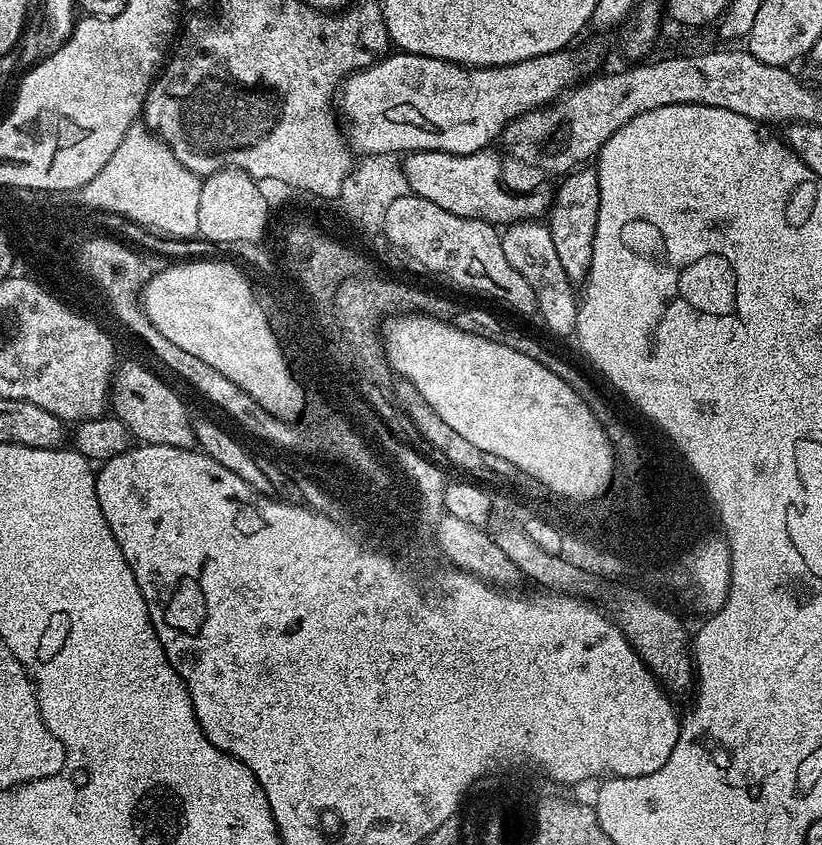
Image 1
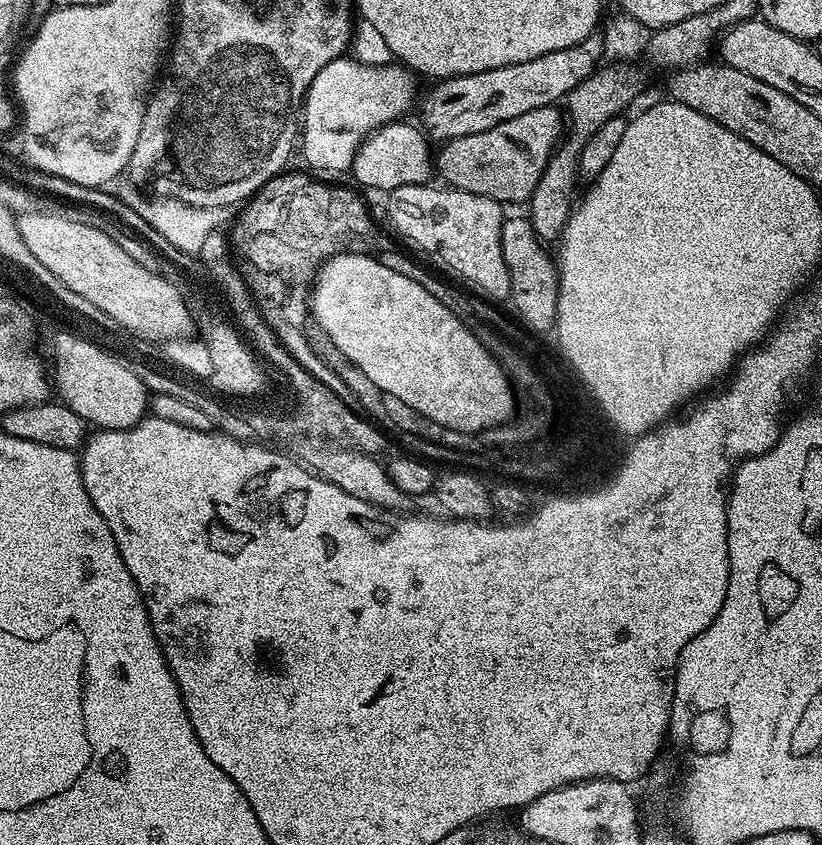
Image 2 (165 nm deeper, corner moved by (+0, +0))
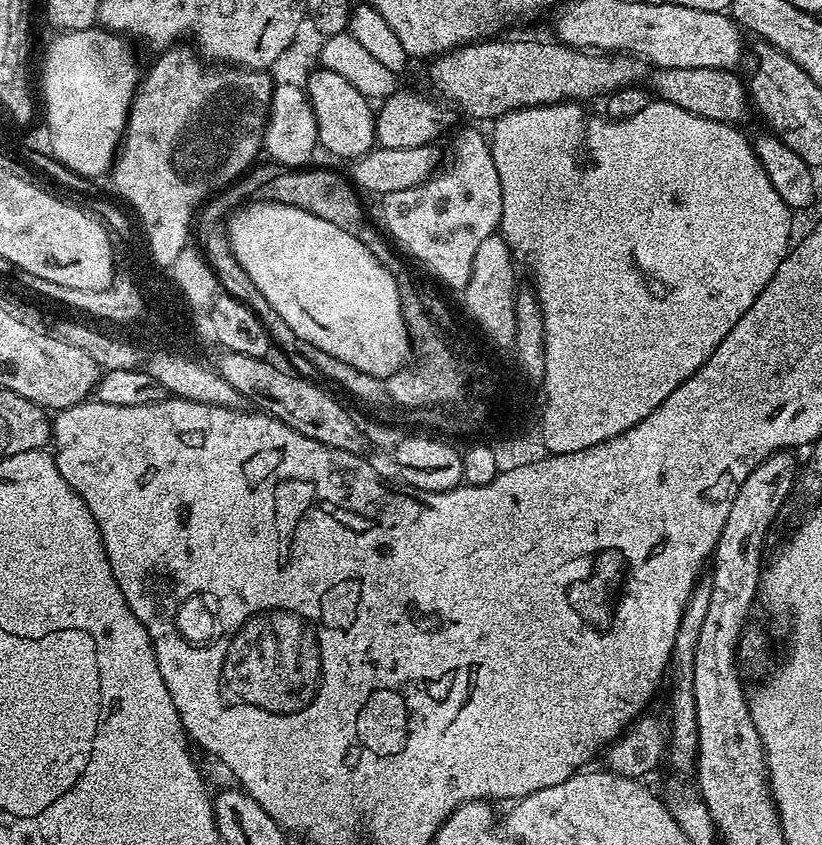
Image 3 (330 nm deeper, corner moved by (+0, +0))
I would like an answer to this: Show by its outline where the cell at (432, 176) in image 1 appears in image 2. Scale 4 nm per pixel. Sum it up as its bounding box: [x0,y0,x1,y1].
[350,120,434,193]

